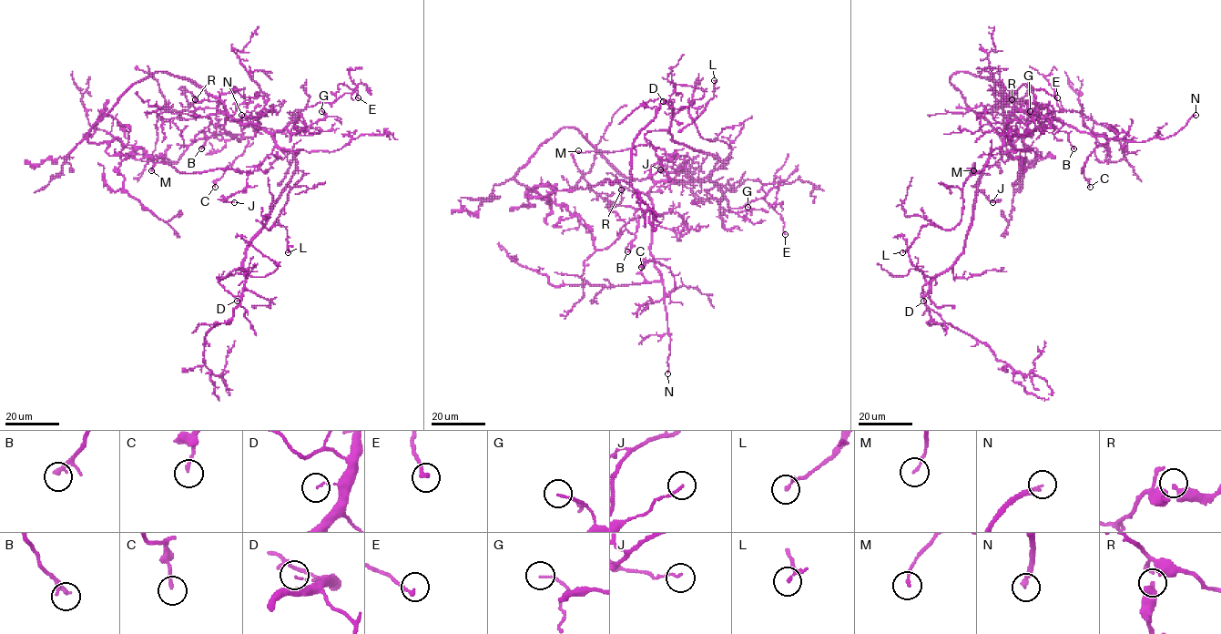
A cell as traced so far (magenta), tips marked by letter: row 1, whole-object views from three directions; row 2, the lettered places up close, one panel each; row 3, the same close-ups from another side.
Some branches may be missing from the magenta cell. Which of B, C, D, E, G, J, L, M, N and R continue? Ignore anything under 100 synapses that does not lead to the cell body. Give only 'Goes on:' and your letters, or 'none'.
Goes on: N

